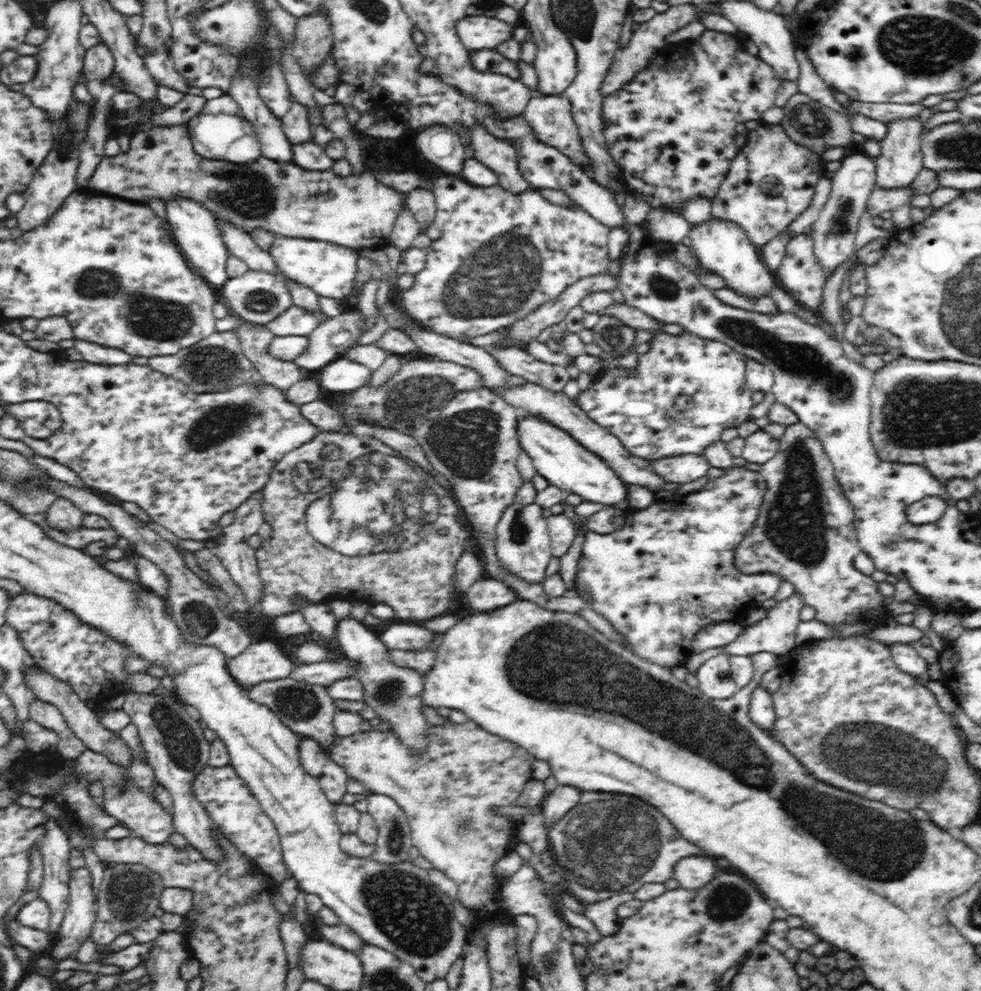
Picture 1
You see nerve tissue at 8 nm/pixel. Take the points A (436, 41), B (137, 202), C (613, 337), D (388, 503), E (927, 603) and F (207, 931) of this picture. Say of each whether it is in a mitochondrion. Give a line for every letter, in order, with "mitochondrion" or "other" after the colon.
A: other
B: other
C: mitochondrion
D: mitochondrion
E: other
F: other

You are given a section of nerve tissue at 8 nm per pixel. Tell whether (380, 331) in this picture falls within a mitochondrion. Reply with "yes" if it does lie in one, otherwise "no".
no

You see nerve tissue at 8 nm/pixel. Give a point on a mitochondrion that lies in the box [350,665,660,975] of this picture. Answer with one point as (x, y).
(416, 918)

